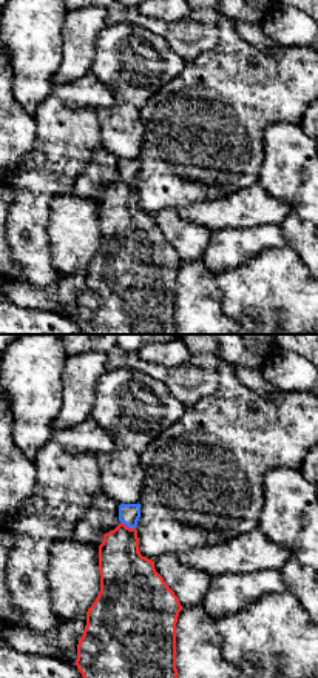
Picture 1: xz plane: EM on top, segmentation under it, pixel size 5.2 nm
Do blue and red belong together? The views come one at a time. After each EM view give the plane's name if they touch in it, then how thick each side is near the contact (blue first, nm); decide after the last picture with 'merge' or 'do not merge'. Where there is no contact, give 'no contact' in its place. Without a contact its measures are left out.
contact in xz; calibres 110 and 260 nm

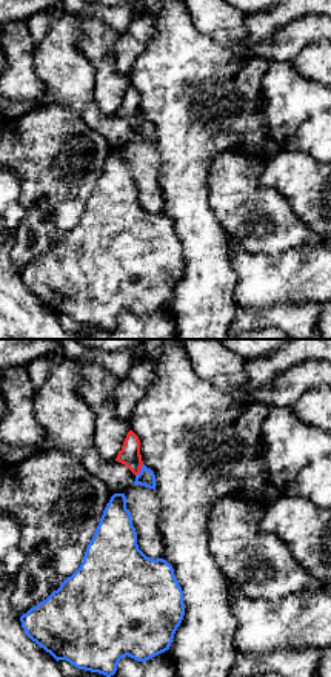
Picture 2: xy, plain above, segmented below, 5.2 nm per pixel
contact in xy; calibres 90 and 110 nm

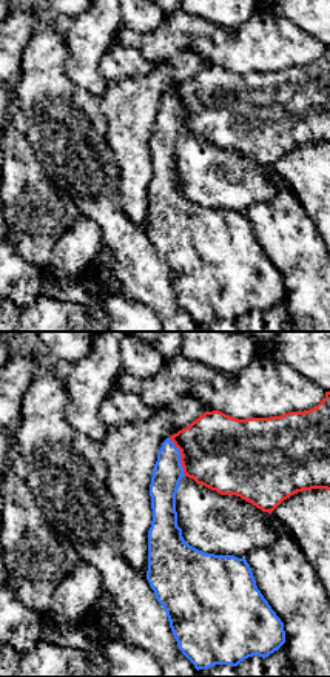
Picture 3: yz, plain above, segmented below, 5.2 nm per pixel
contact in yz; calibres 160 and 400 nm

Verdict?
merge

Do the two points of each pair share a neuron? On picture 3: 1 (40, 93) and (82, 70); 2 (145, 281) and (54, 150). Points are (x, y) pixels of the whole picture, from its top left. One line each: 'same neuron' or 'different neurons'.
1: different neurons
2: same neuron

